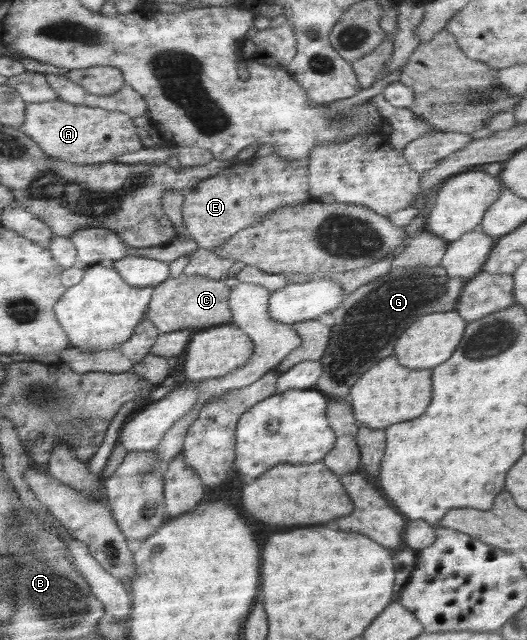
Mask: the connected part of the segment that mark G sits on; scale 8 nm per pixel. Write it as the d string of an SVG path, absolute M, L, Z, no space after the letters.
M440 264L435 267L397 267L347 295L345 302L339 305L339 309L331 312L334 317L339 315L343 319L339 323L335 323L335 327L333 327L335 329L335 341L330 341L330 344L327 345L327 357L322 357L320 360L323 371L320 373L315 389L330 397L345 400L351 405L350 389L357 379L379 361L393 355L395 345L398 343L397 337L405 332L419 317L431 313L456 310L463 286L467 283L468 279L463 277L449 277L445 268L441 267Z

